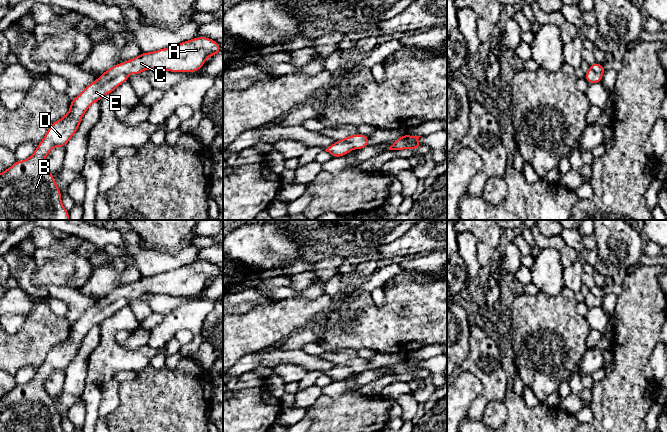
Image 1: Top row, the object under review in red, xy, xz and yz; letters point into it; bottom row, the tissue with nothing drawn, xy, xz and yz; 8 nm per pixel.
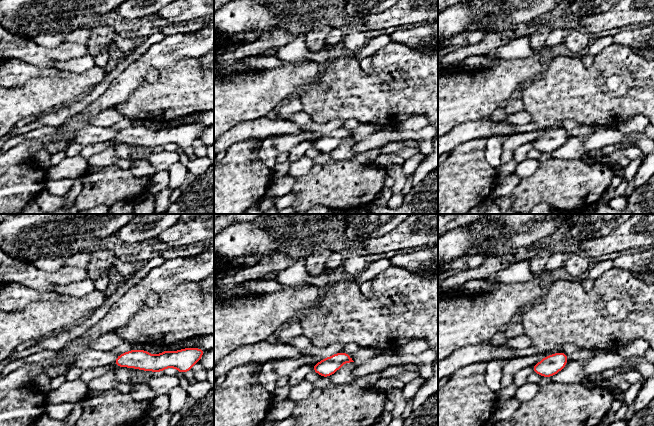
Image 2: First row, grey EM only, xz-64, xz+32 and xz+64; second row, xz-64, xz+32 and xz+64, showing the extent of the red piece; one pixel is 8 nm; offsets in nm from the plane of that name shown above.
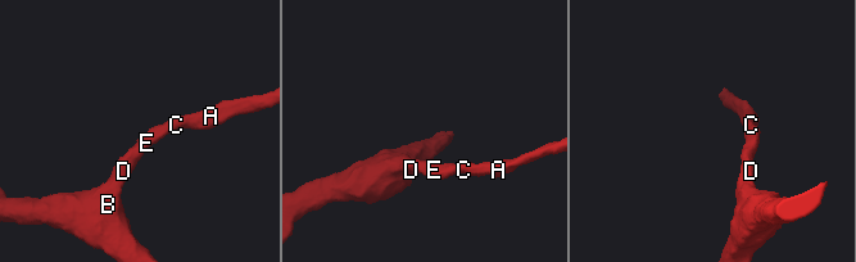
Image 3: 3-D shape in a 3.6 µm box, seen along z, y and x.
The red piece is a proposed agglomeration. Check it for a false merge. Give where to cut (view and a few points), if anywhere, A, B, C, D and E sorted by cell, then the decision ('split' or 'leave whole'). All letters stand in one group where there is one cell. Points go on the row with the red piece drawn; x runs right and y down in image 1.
no cut | A B C D E | leave whole

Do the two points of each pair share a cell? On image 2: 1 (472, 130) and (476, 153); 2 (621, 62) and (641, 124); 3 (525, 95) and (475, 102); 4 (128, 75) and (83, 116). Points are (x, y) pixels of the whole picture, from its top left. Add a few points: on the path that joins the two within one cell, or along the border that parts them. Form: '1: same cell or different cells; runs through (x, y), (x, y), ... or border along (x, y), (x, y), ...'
1: different cells; border along (486, 138), (473, 138), (463, 144)
2: different cells; border along (643, 115), (634, 115), (617, 126)
3: different cells; border along (534, 79), (527, 82), (516, 95)
4: same cell; runs through (119, 87), (95, 108)

